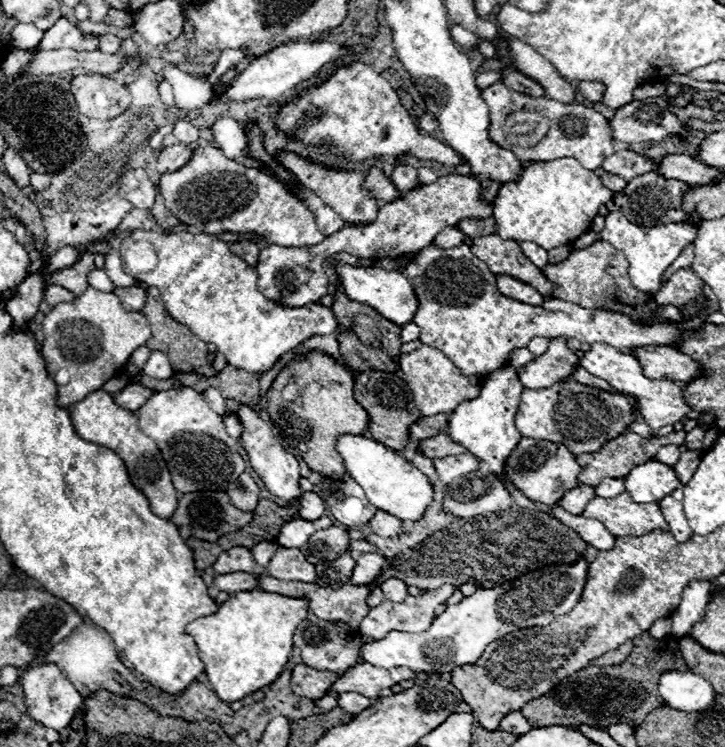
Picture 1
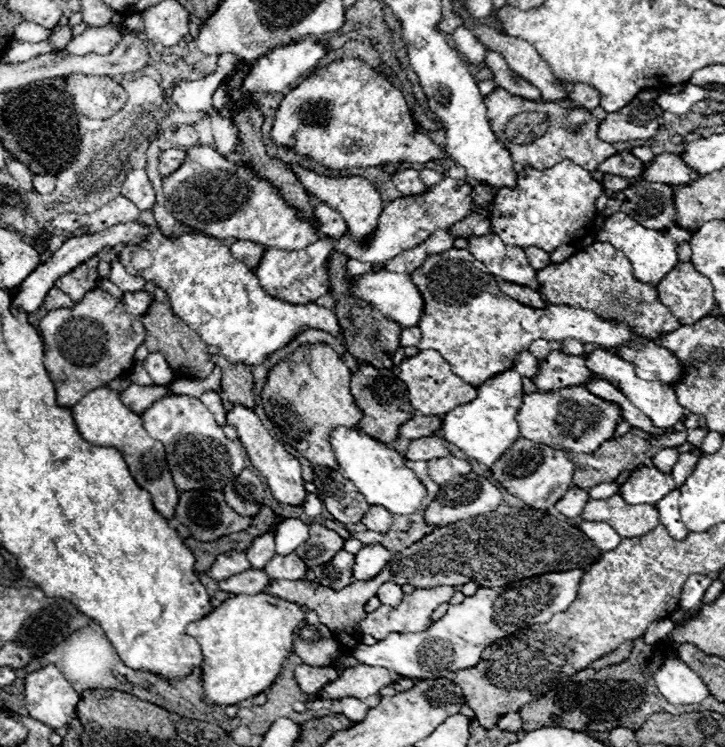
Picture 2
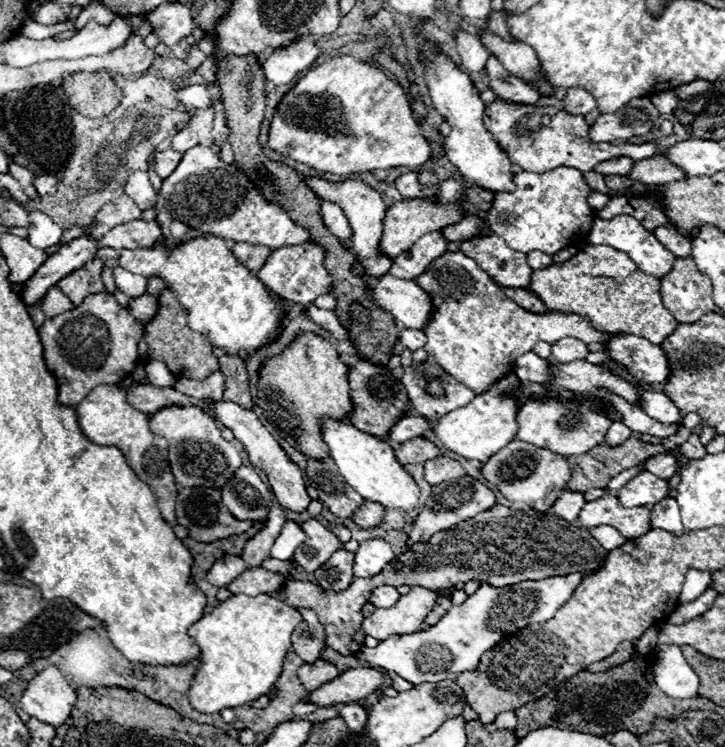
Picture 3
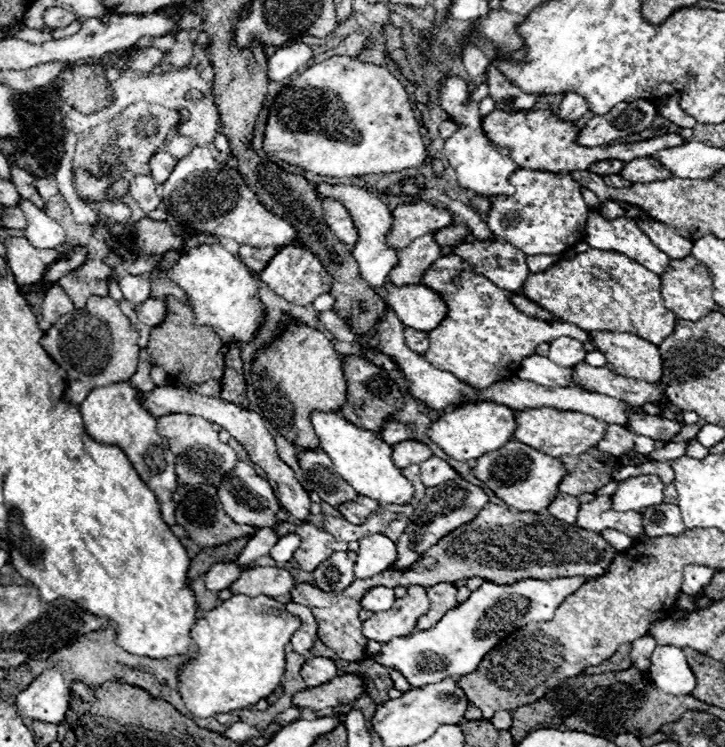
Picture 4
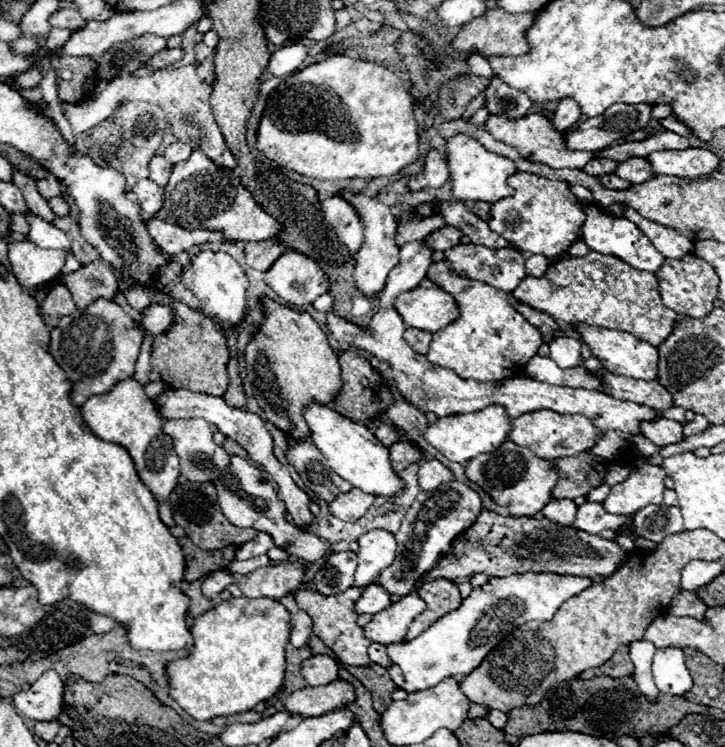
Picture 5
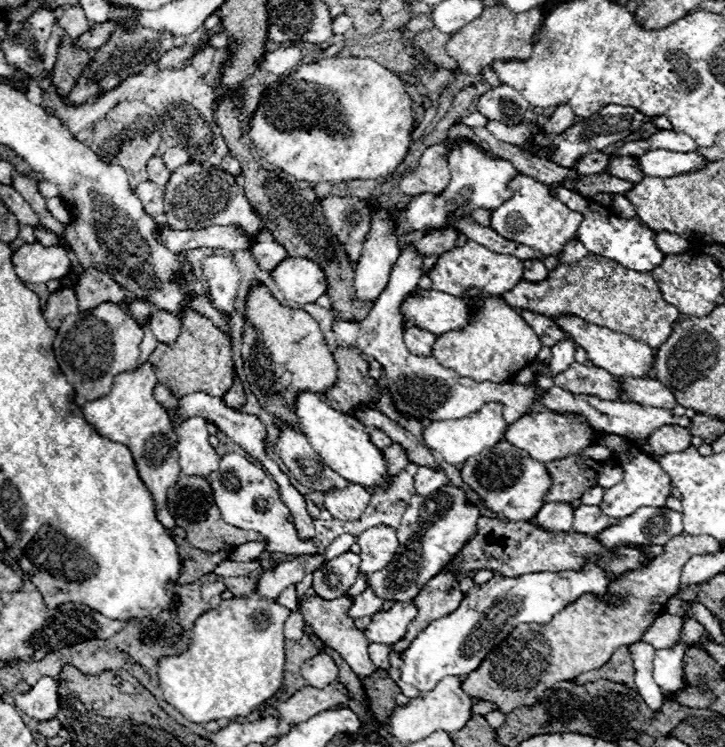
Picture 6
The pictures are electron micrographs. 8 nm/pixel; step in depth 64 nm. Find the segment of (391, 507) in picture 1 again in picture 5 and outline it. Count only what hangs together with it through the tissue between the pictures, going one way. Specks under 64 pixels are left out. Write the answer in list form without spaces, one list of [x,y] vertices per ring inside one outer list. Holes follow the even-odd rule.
[[[310,404],[304,410],[304,418],[312,432],[312,444],[326,456],[328,466],[344,480],[348,480],[354,488],[360,488],[372,496],[398,496],[404,490],[404,482],[394,472],[390,464],[390,450],[376,440],[376,436],[362,424],[356,424],[336,410],[326,406]]]

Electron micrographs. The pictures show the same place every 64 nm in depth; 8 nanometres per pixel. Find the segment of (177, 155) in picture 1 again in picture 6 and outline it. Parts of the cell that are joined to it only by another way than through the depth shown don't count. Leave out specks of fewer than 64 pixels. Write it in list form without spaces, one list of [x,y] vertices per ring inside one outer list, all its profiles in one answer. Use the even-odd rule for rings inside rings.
[[[152,156],[148,160],[148,180],[152,180],[154,184],[160,184],[160,188],[164,188],[168,178],[170,178],[170,172],[168,172],[168,168],[164,168],[162,158]]]

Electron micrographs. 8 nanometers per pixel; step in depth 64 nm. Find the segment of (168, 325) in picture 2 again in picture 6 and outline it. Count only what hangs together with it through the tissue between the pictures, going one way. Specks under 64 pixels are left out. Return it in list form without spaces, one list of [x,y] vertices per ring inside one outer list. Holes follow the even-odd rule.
[[[182,308],[180,322],[182,328],[176,342],[158,344],[158,348],[148,358],[152,368],[156,368],[158,382],[166,384],[174,396],[188,392],[208,392],[210,396],[222,398],[234,382],[234,354],[230,340],[206,316],[190,308]]]

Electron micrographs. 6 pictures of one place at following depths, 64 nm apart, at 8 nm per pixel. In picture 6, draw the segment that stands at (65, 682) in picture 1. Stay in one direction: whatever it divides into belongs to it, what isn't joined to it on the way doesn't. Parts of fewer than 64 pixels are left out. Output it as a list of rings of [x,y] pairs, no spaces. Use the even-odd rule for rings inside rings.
[[[42,676],[26,694],[18,694],[14,698],[18,710],[28,714],[30,718],[42,722],[52,720],[60,708],[58,702],[58,678]]]

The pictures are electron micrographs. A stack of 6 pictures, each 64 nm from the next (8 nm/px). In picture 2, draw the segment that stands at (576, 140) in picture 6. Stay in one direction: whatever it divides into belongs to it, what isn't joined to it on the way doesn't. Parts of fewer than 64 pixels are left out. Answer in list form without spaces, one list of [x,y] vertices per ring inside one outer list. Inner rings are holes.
[[[632,100],[632,104],[612,112],[602,120],[598,136],[606,142],[630,142],[654,138],[656,132],[666,124],[664,110],[654,102]]]

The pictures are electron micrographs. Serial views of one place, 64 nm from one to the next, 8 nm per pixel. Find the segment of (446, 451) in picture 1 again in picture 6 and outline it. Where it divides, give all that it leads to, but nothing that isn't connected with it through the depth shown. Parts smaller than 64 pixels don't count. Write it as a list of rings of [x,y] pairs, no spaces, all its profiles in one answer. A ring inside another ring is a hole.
[[[392,444],[392,446],[384,448],[382,452],[384,452],[384,458],[388,460],[388,474],[390,476],[396,476],[400,470],[404,470],[410,464],[408,454],[404,452],[404,448],[400,448],[400,444]]]

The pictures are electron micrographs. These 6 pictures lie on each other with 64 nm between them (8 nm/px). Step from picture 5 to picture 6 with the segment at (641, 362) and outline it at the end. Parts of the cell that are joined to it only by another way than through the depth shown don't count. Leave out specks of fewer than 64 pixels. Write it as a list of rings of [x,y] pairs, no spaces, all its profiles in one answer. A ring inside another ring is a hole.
[[[566,316],[566,318],[554,318],[554,322],[580,346],[588,352],[588,360],[592,360],[596,366],[608,370],[612,376],[632,376],[632,378],[648,378],[654,368],[654,350],[644,344],[634,340],[628,334],[620,332],[610,332],[608,328],[602,326],[592,326],[584,322],[582,318],[576,316]]]

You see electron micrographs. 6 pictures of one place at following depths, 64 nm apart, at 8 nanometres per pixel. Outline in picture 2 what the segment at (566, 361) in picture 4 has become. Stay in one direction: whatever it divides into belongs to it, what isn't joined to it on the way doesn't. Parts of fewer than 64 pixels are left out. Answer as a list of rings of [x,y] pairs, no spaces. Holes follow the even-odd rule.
[[[570,338],[570,340],[562,340],[560,346],[562,346],[562,350],[568,352],[568,354],[576,354],[576,356],[582,356],[582,354],[584,354],[584,346],[582,346],[582,342],[580,342],[580,340],[574,340],[574,338]]]

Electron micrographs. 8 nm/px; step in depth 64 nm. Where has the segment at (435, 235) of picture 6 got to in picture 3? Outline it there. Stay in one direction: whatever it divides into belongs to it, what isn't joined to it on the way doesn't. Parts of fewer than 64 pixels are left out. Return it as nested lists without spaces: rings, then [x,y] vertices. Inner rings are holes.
[[[468,214],[464,216],[460,222],[452,224],[452,228],[444,228],[444,238],[448,242],[454,242],[454,240],[470,240],[474,236],[478,236],[480,232],[484,230],[484,220],[476,214]]]

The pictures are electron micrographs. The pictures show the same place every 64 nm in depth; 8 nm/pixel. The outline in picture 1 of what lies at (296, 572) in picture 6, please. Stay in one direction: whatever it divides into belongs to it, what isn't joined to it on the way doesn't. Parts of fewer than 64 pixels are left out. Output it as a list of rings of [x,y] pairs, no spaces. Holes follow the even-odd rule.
[[[236,572],[236,574],[228,574],[228,576],[214,576],[214,588],[228,592],[228,594],[236,594],[236,592],[246,592],[246,590],[254,590],[258,588],[258,576],[256,574],[246,574],[246,572]]]

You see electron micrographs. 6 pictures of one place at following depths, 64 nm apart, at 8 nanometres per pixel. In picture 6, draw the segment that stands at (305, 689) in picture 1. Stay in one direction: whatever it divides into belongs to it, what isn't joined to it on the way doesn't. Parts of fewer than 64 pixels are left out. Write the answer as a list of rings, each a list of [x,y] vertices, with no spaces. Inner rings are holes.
[[[316,654],[302,664],[302,676],[310,686],[324,688],[338,680],[338,666],[328,654]]]

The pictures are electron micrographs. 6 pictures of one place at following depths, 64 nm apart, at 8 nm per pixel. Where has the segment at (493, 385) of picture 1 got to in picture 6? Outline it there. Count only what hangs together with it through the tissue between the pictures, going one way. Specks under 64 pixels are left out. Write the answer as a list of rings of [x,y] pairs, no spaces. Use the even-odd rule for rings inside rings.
[[[486,404],[478,412],[464,416],[464,418],[454,418],[454,420],[436,420],[428,428],[424,428],[422,436],[424,442],[438,452],[448,464],[464,464],[470,456],[476,456],[488,448],[494,448],[502,438],[504,432],[508,430],[508,424],[502,418],[502,404]]]

